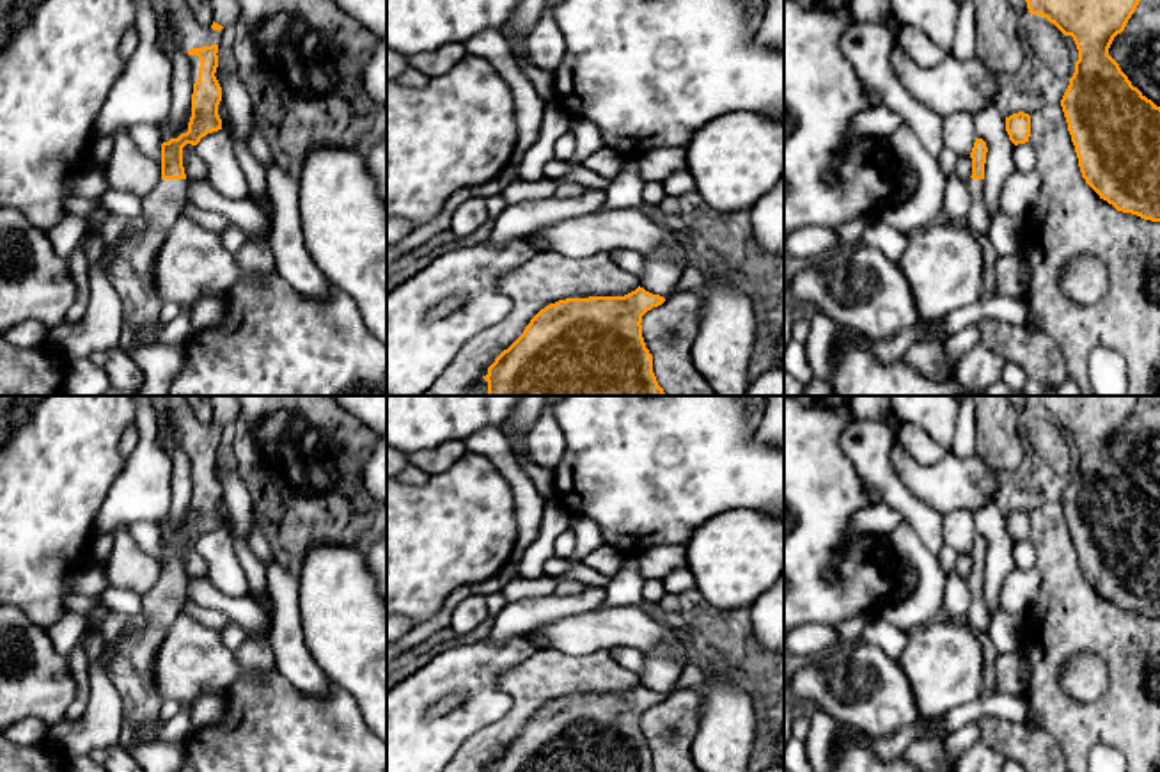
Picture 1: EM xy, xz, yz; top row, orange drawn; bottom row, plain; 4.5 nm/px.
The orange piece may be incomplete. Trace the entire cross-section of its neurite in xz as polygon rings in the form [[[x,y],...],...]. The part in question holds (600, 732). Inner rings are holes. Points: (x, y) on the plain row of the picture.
[[[644,685],[624,694],[566,696],[541,706],[488,772],[654,772],[642,713],[665,699]]]

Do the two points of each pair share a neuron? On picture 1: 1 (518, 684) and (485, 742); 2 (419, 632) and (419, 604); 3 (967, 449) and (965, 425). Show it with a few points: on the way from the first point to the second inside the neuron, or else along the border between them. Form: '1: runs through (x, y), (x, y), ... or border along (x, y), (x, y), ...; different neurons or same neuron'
1: runs through (518, 700), (518, 712), (501, 730); same neuron
2: border along (449, 595), (435, 616), (417, 625); different neurons
3: runs through (965, 444), (965, 430); same neuron

